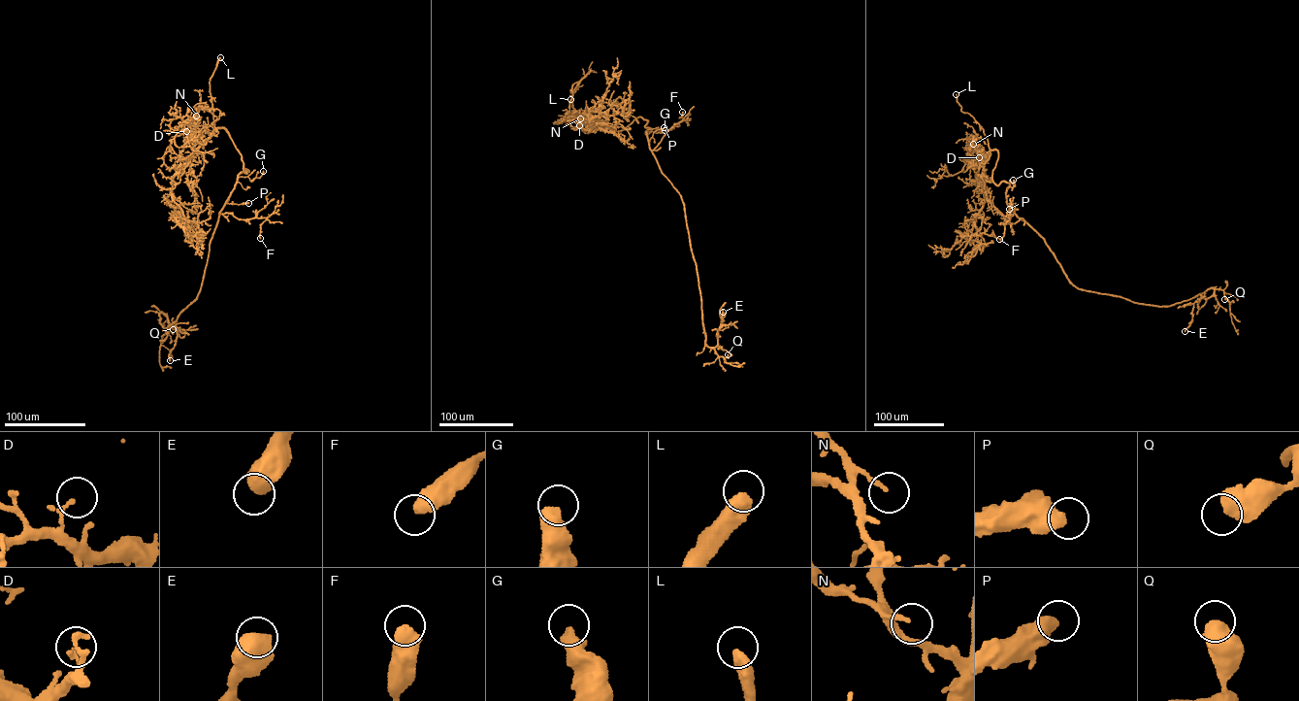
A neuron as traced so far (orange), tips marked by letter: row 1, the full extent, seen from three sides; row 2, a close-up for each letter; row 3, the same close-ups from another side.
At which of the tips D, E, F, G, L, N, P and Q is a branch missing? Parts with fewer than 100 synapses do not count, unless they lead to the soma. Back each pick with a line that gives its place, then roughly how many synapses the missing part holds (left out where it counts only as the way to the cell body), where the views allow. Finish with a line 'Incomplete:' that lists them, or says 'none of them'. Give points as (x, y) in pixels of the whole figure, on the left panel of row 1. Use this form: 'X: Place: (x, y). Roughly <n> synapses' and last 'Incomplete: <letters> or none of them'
L: Place: (220, 57)
Incomplete: L

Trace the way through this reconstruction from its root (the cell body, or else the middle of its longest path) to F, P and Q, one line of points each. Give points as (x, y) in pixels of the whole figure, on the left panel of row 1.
F: (218, 220), (219, 215), (226, 213), (239, 218), (265, 217), (260, 225), (260, 238)
P: (218, 220), (226, 203), (248, 203)
Q: (218, 220), (196, 299), (166, 327), (159, 323), (159, 314), (165, 314), (168, 328), (173, 329)

